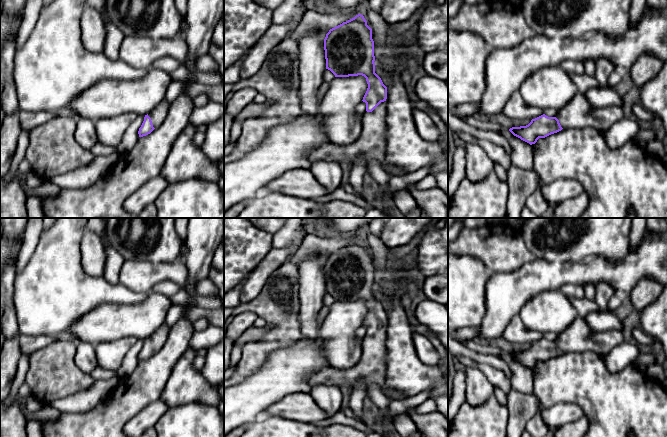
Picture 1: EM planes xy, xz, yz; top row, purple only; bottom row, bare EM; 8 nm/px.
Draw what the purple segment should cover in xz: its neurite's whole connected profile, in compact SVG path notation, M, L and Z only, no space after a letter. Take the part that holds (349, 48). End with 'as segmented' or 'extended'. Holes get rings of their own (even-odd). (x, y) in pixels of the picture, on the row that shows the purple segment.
M361 14L332 28L324 39L326 69L335 77L362 75L368 88L363 97L366 112L362 120L362 135L344 147L323 144L308 155L310 163L317 160L353 163L361 158L367 164L379 161L390 176L407 173L386 160L386 99L387 87L375 73L374 41L372 29Z | extended

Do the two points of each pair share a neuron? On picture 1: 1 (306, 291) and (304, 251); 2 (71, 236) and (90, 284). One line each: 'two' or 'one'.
1: two
2: one

